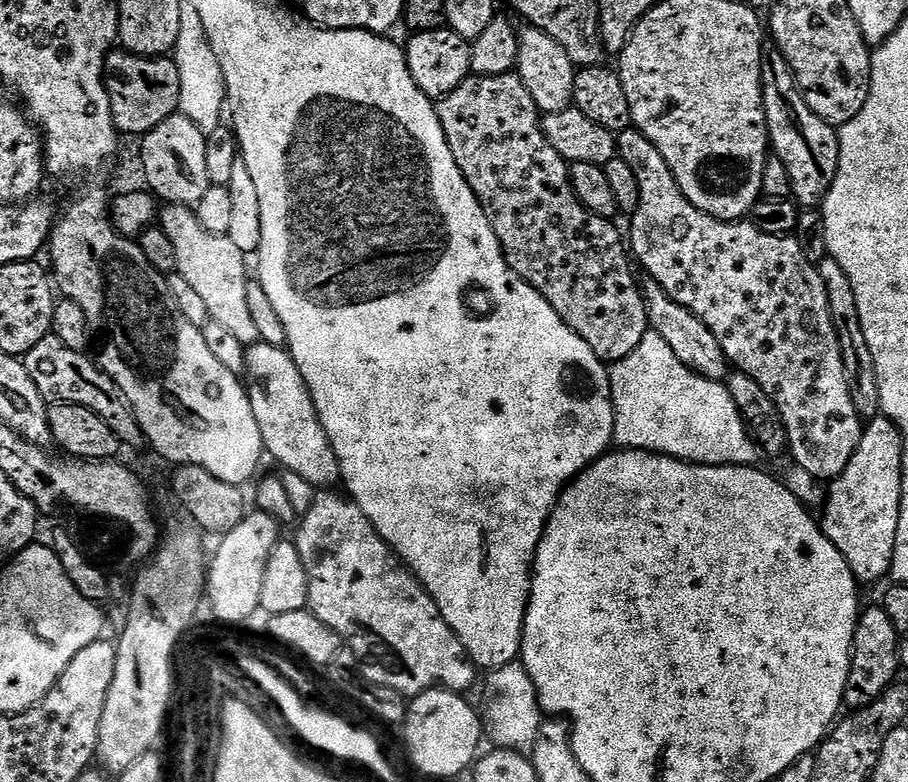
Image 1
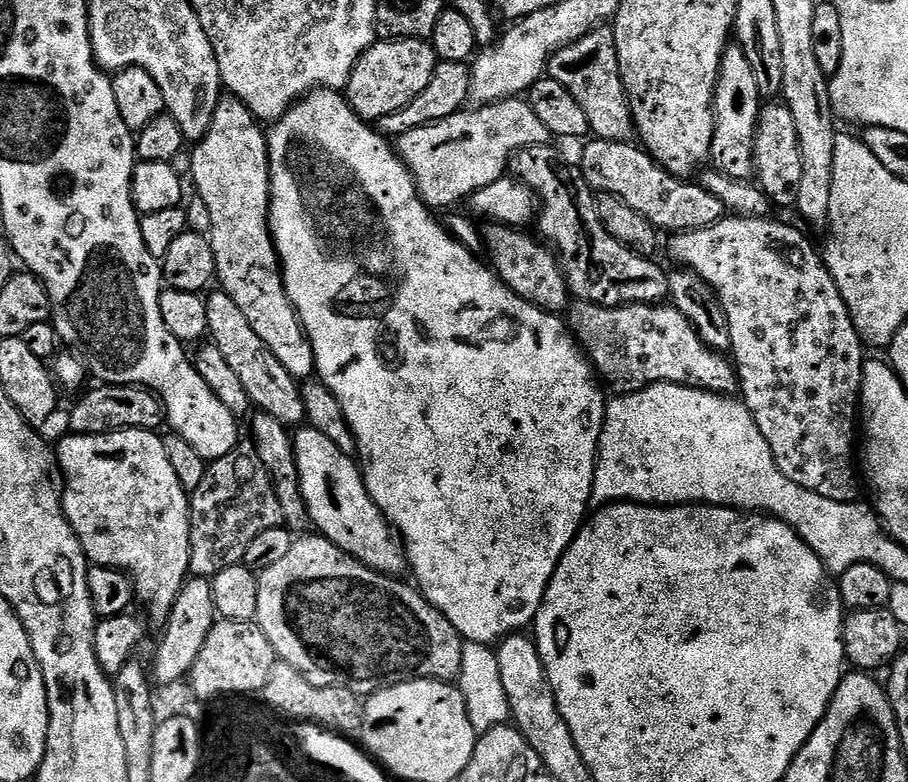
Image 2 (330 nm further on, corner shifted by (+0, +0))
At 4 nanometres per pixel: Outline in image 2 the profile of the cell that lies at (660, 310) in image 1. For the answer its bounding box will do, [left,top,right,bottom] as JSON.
[511,144,669,308]

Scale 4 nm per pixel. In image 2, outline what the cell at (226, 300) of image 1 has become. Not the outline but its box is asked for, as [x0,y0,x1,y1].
[206,290,305,426]

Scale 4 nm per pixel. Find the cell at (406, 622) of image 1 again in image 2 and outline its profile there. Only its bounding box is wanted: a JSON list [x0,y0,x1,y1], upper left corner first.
[255,534,466,698]

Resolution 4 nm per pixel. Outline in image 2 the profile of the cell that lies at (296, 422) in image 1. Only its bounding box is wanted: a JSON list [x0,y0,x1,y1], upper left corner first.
[292,426,408,577]

